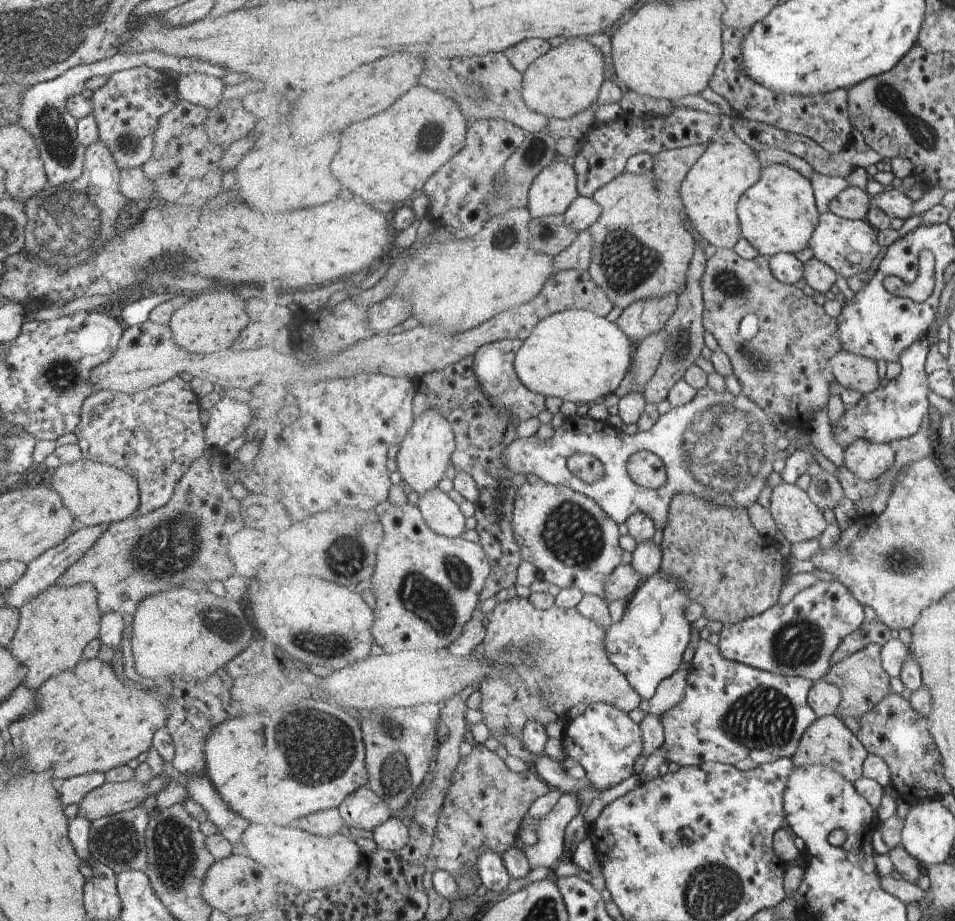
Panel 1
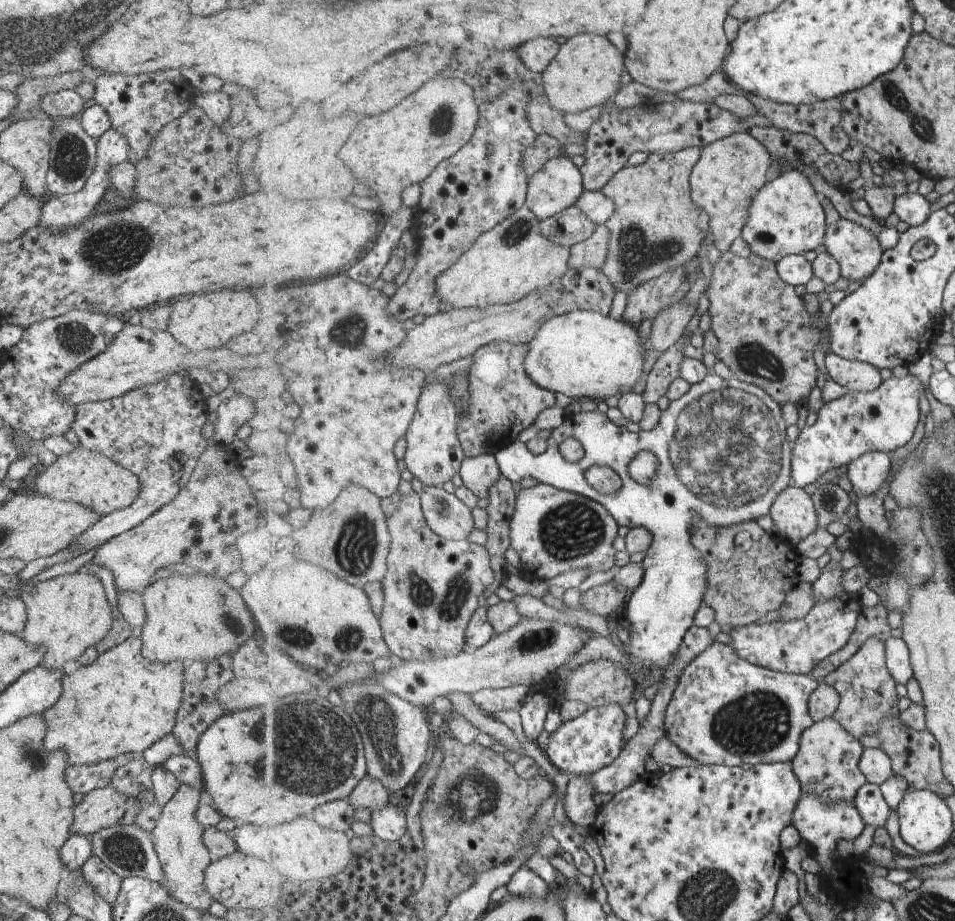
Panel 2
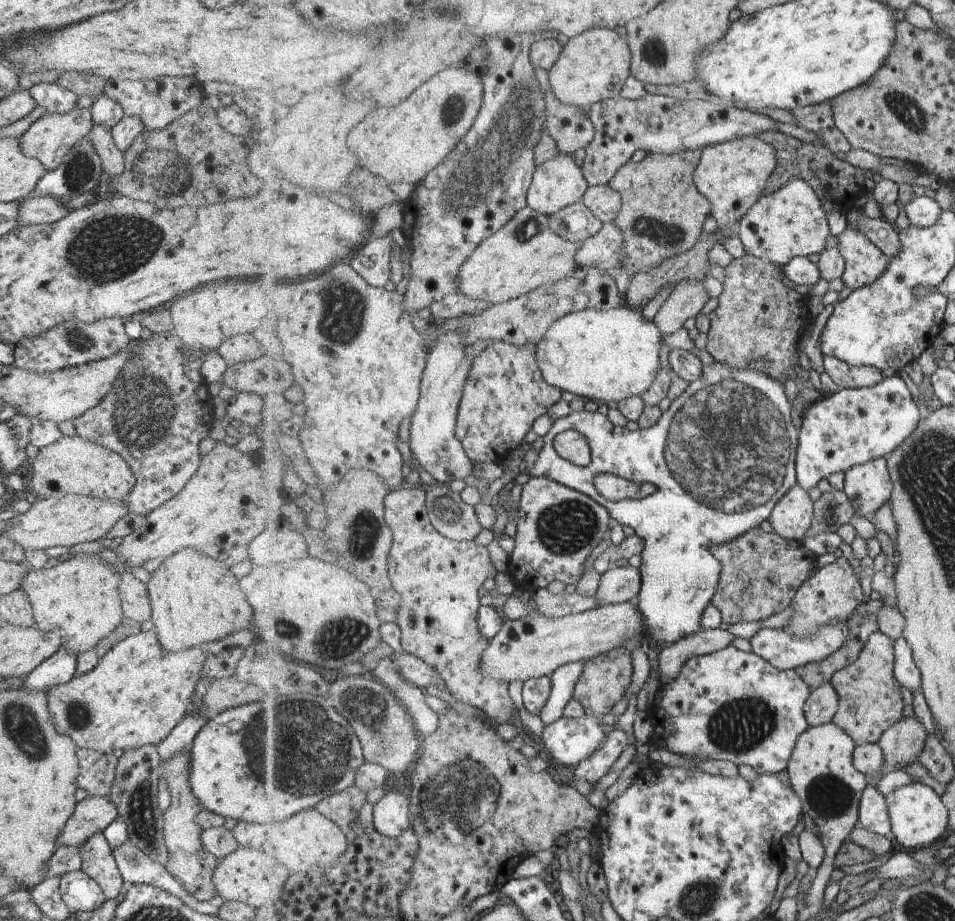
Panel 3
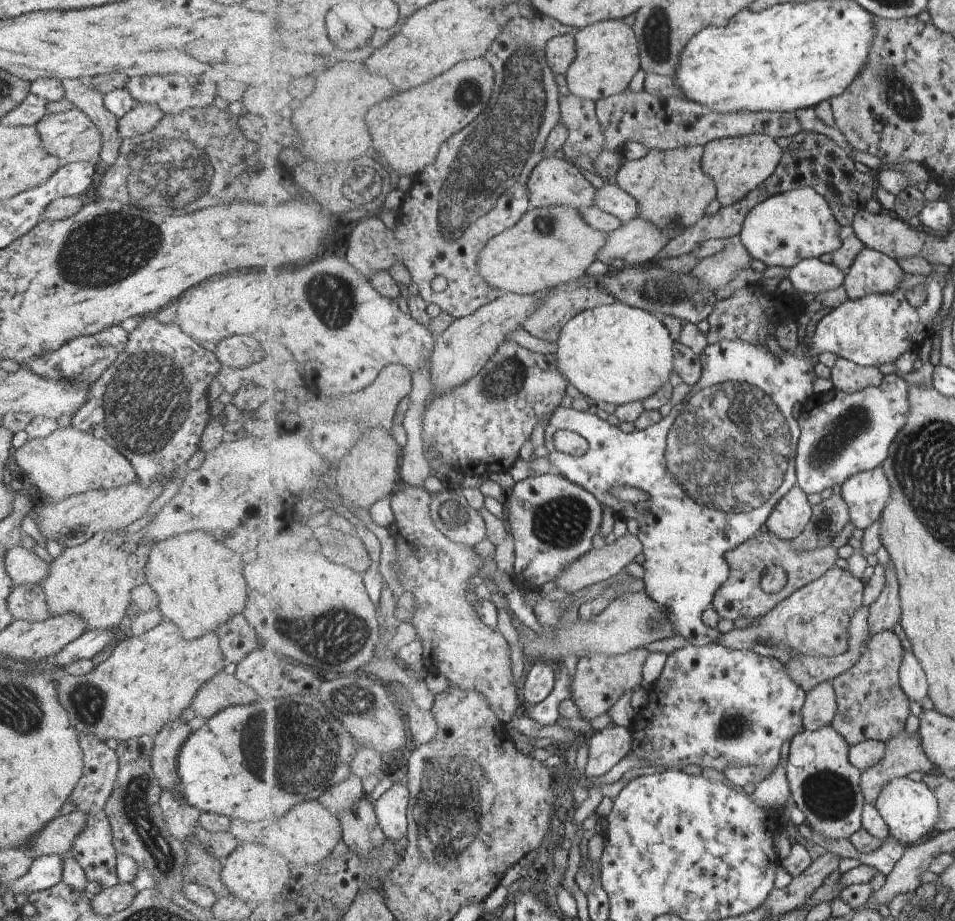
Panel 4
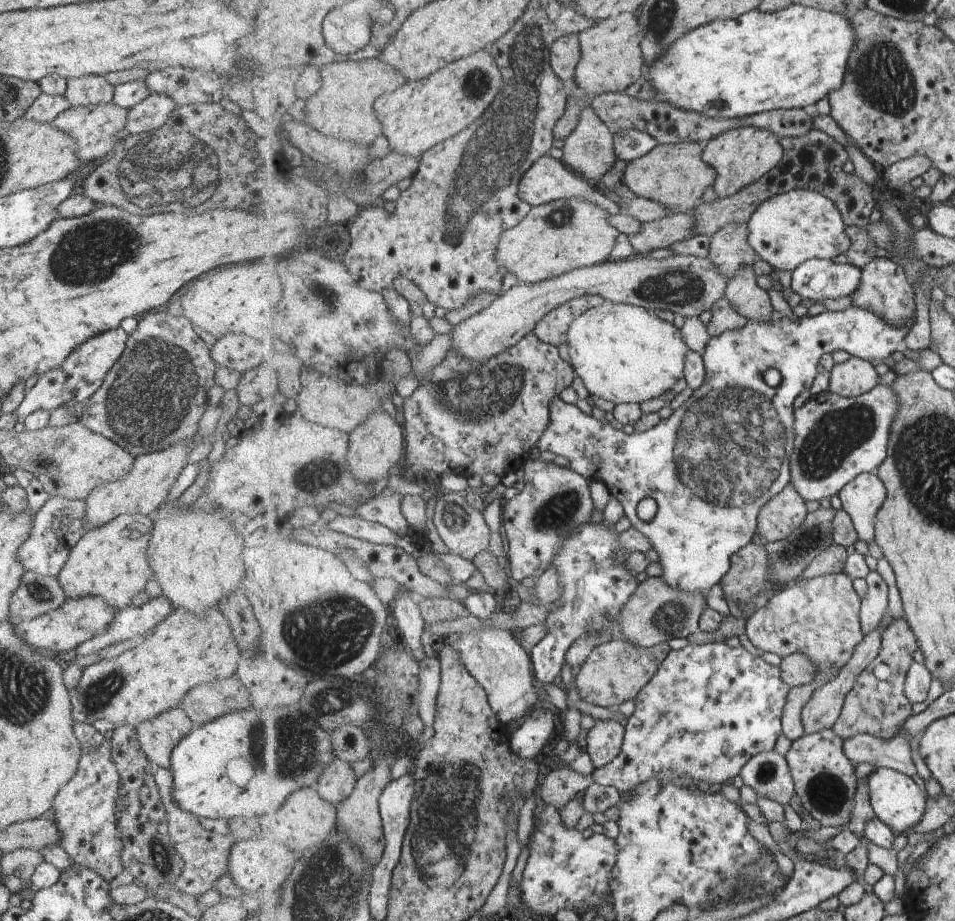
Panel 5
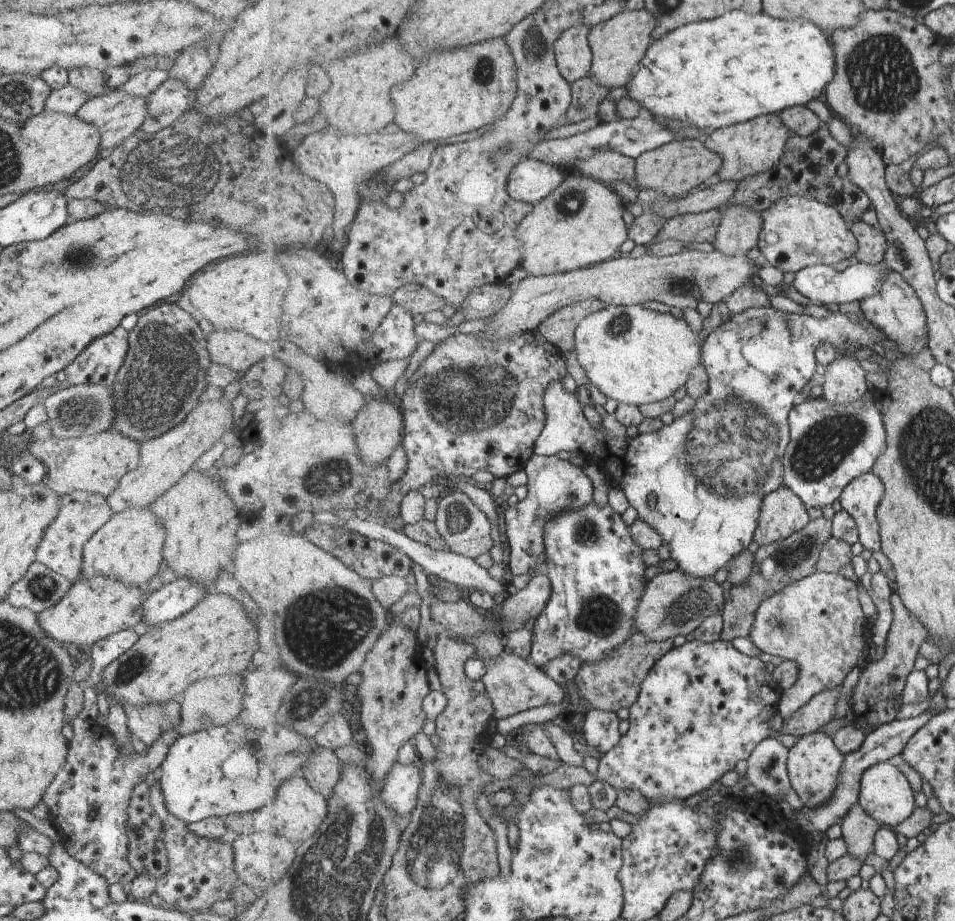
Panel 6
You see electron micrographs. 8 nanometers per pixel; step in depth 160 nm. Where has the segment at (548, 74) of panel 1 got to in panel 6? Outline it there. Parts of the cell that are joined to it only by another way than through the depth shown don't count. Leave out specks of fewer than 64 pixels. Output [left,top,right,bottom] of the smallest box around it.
[588,6,658,88]

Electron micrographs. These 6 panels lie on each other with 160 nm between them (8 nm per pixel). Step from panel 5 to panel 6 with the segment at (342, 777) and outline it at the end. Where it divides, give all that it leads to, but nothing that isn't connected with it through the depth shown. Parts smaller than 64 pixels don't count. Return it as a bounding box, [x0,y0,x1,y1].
[302,746,343,799]

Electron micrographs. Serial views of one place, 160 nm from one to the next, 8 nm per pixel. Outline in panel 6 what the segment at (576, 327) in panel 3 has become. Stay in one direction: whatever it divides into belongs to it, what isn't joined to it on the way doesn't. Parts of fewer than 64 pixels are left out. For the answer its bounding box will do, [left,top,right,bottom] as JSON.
[576,305,703,407]

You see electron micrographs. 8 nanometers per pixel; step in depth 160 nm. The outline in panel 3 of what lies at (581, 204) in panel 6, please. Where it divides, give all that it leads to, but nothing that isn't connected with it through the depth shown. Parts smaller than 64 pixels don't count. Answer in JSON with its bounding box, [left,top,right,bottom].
[460,206,582,305]

